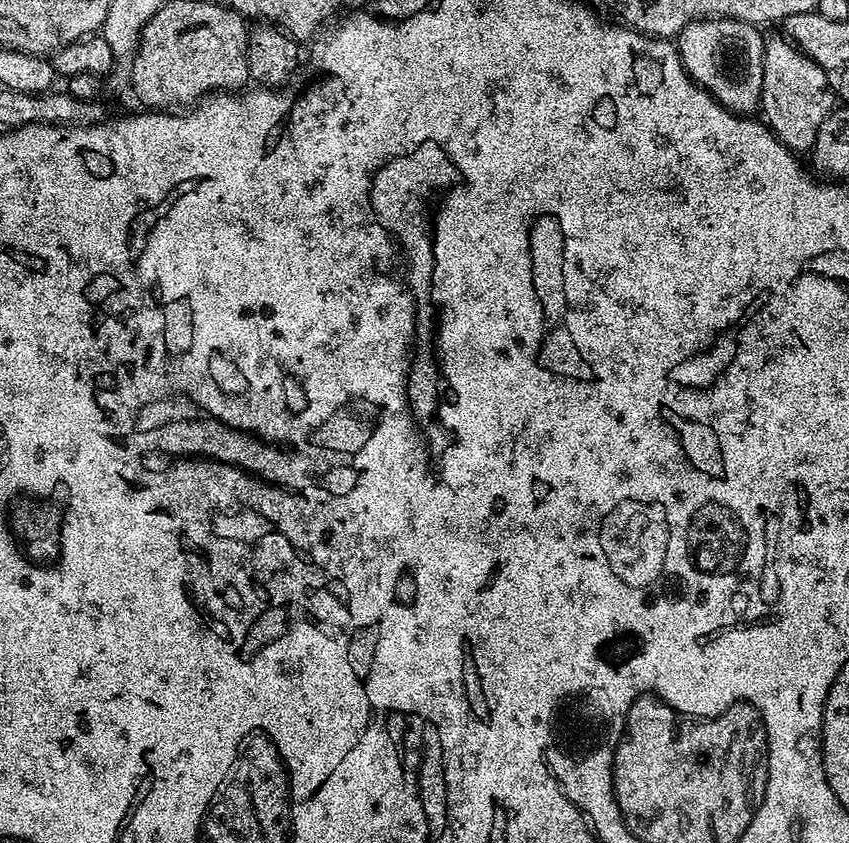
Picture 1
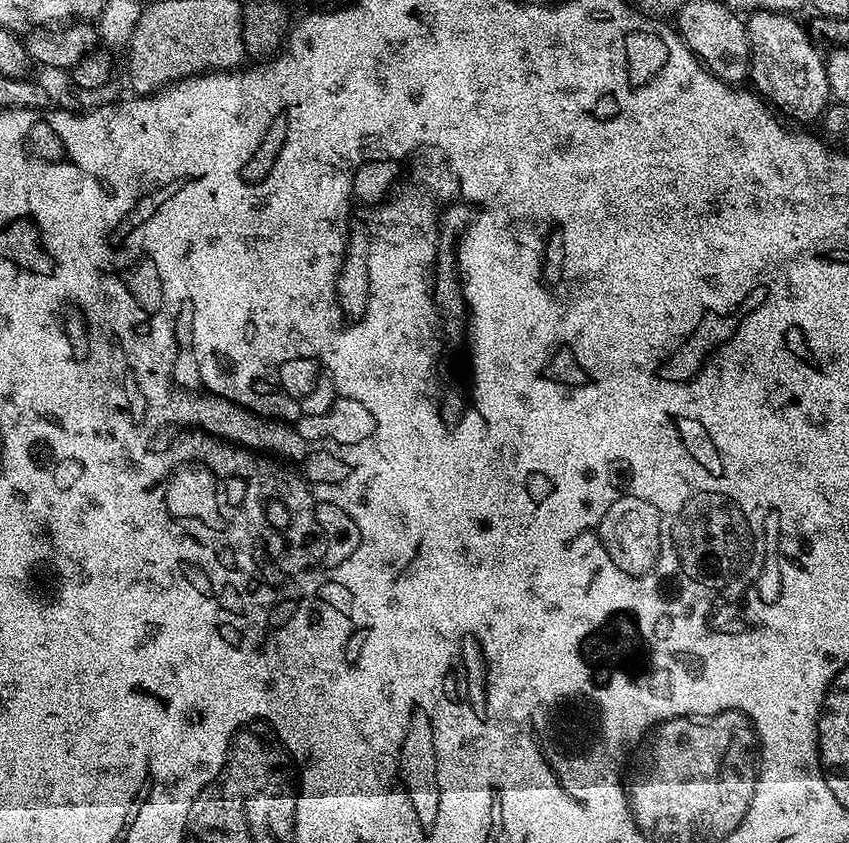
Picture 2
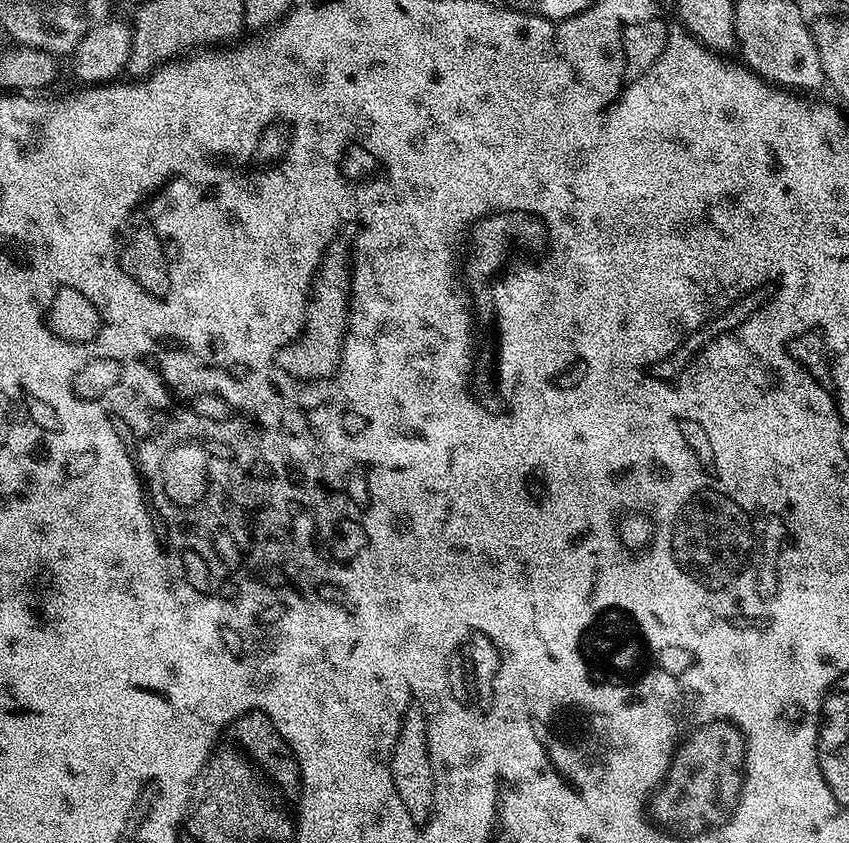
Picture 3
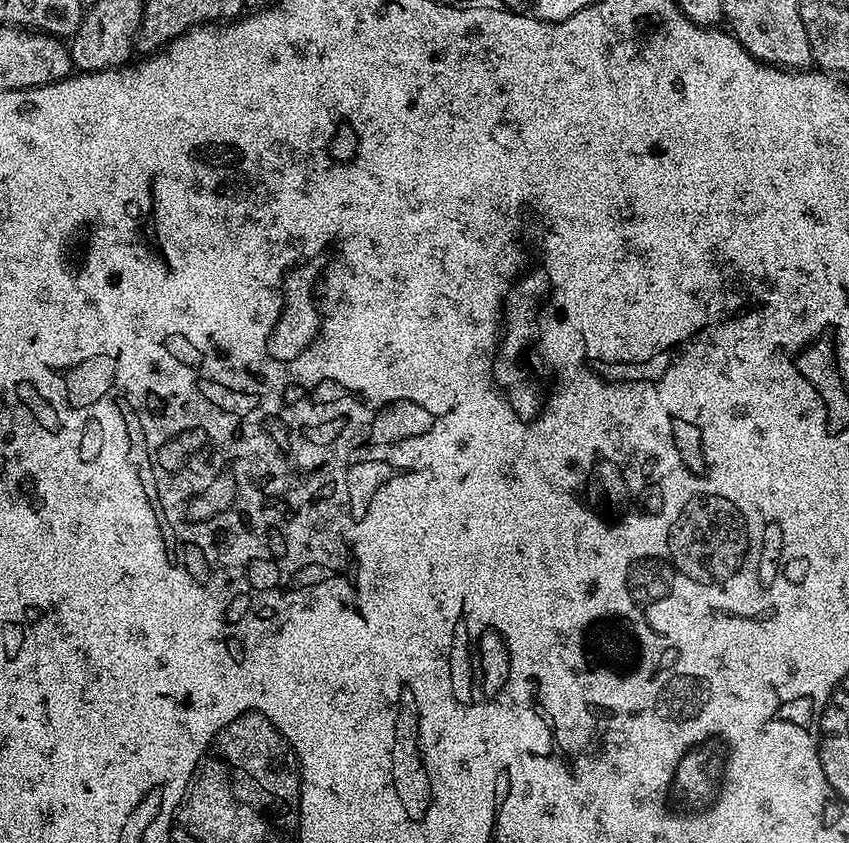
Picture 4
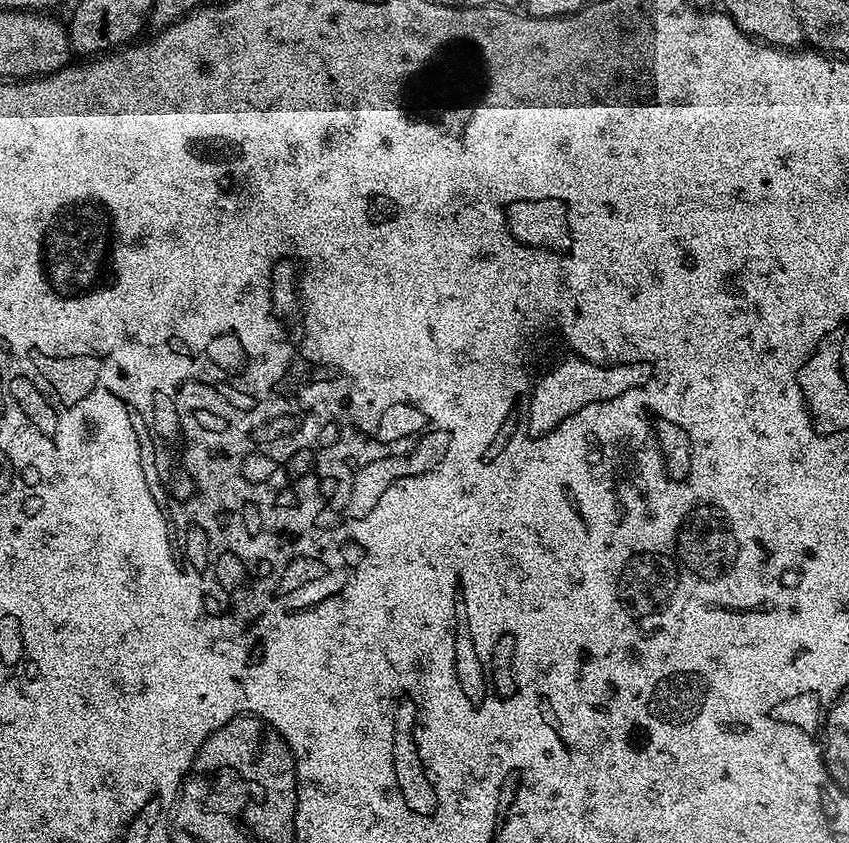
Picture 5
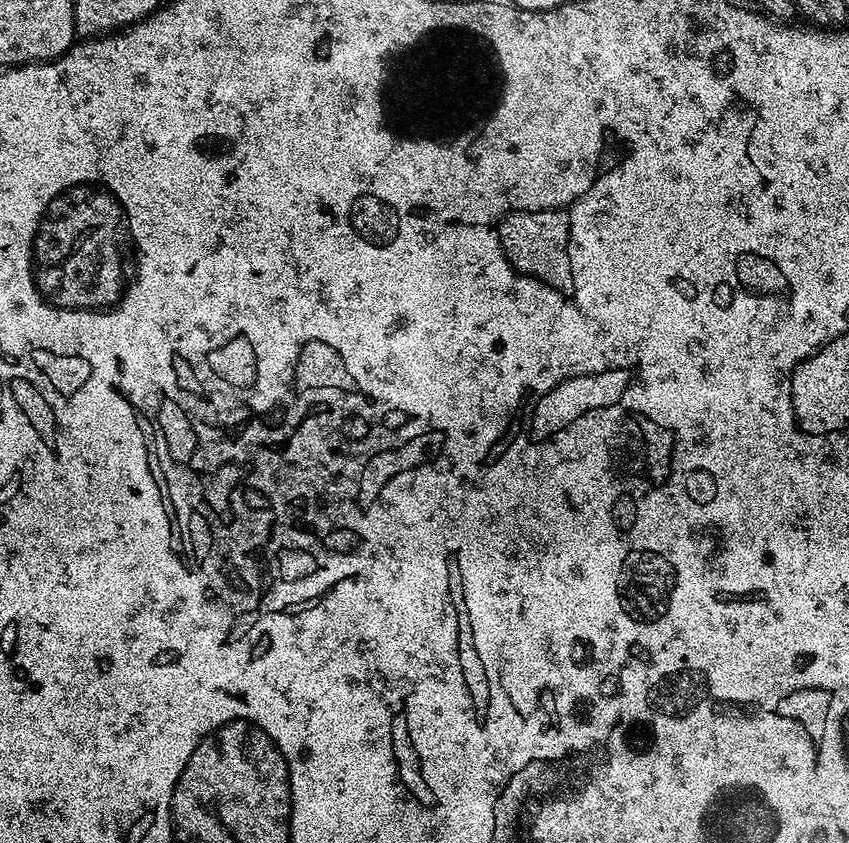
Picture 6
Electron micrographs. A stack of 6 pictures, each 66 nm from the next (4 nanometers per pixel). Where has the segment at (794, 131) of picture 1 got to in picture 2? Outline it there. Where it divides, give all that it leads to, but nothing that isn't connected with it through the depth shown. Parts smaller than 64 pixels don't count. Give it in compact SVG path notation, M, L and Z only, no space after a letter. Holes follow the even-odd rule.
M754 12L747 17L748 41L752 47L750 80L756 83L755 91L777 113L785 112L789 121L812 120L824 116L832 91L825 57L822 52L820 56L809 29L805 25L803 28L796 18L786 12Z

